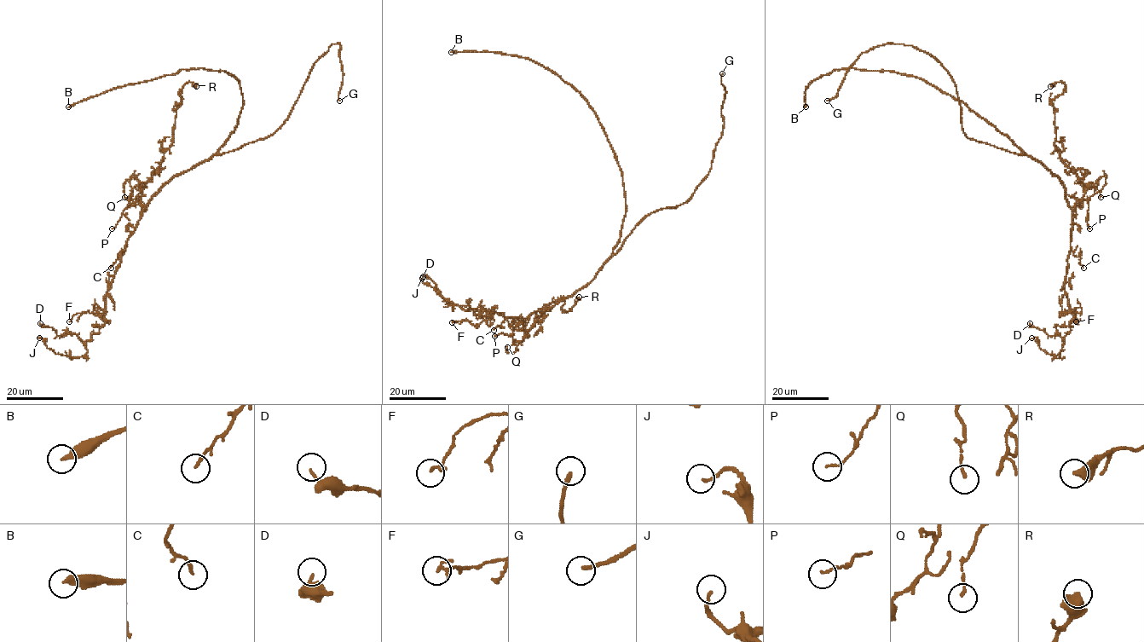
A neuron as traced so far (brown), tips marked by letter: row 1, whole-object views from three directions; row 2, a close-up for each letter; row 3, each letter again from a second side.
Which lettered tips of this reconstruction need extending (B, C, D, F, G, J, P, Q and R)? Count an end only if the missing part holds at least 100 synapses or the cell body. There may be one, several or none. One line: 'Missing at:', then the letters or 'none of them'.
Missing at: B, G

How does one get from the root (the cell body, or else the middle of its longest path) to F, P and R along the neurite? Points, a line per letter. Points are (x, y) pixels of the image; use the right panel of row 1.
F: (1017, 146), (1064, 187), (1071, 209), (1064, 289), (1068, 308), (1081, 309), (1073, 313), (1076, 321)
P: (1017, 146), (1060, 180), (1064, 187), (1065, 199), (1071, 207), (1080, 199), (1088, 200), (1086, 221), (1089, 228)
R: (1017, 146), (1060, 180), (1071, 207), (1081, 200), (1087, 186), (1054, 144), (1052, 101), (1065, 85), (1050, 86)

